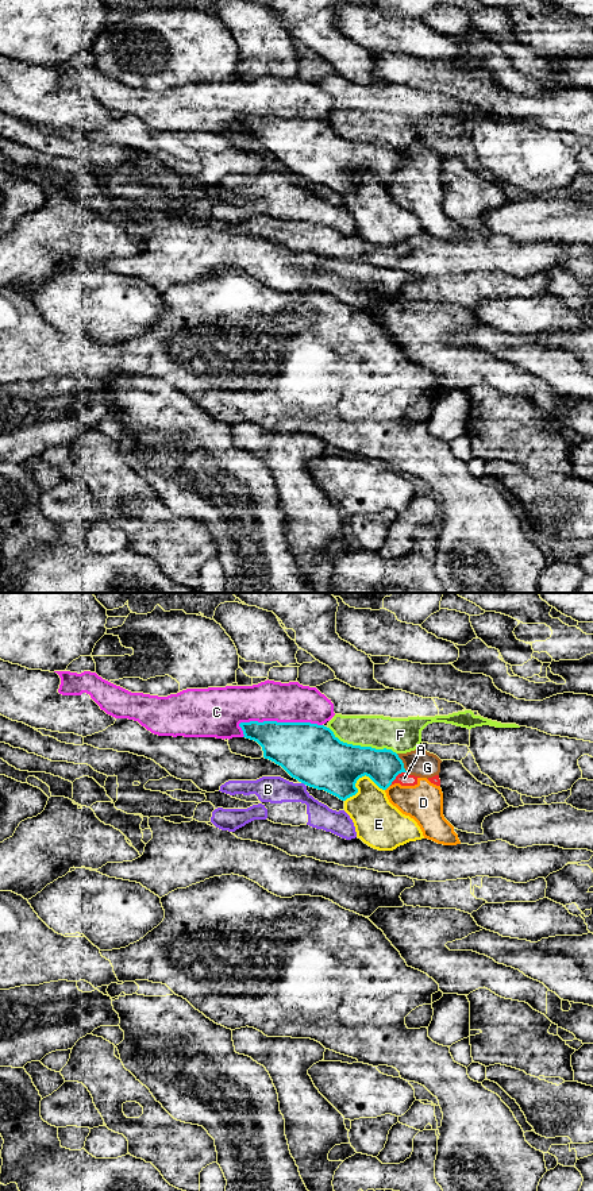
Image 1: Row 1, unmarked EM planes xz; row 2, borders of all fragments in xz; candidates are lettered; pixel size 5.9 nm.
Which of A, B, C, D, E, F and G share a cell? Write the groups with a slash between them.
A D G / B / C / E / F

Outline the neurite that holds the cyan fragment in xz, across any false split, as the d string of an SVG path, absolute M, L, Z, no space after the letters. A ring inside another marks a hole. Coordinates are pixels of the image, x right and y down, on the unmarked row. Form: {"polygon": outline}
{"polygon": "M250 116L239 122L243 132L262 142L265 154L281 161L299 177L342 196L358 188L355 178L365 170L386 185L398 169L407 167L392 144L343 138L324 120Z"}

